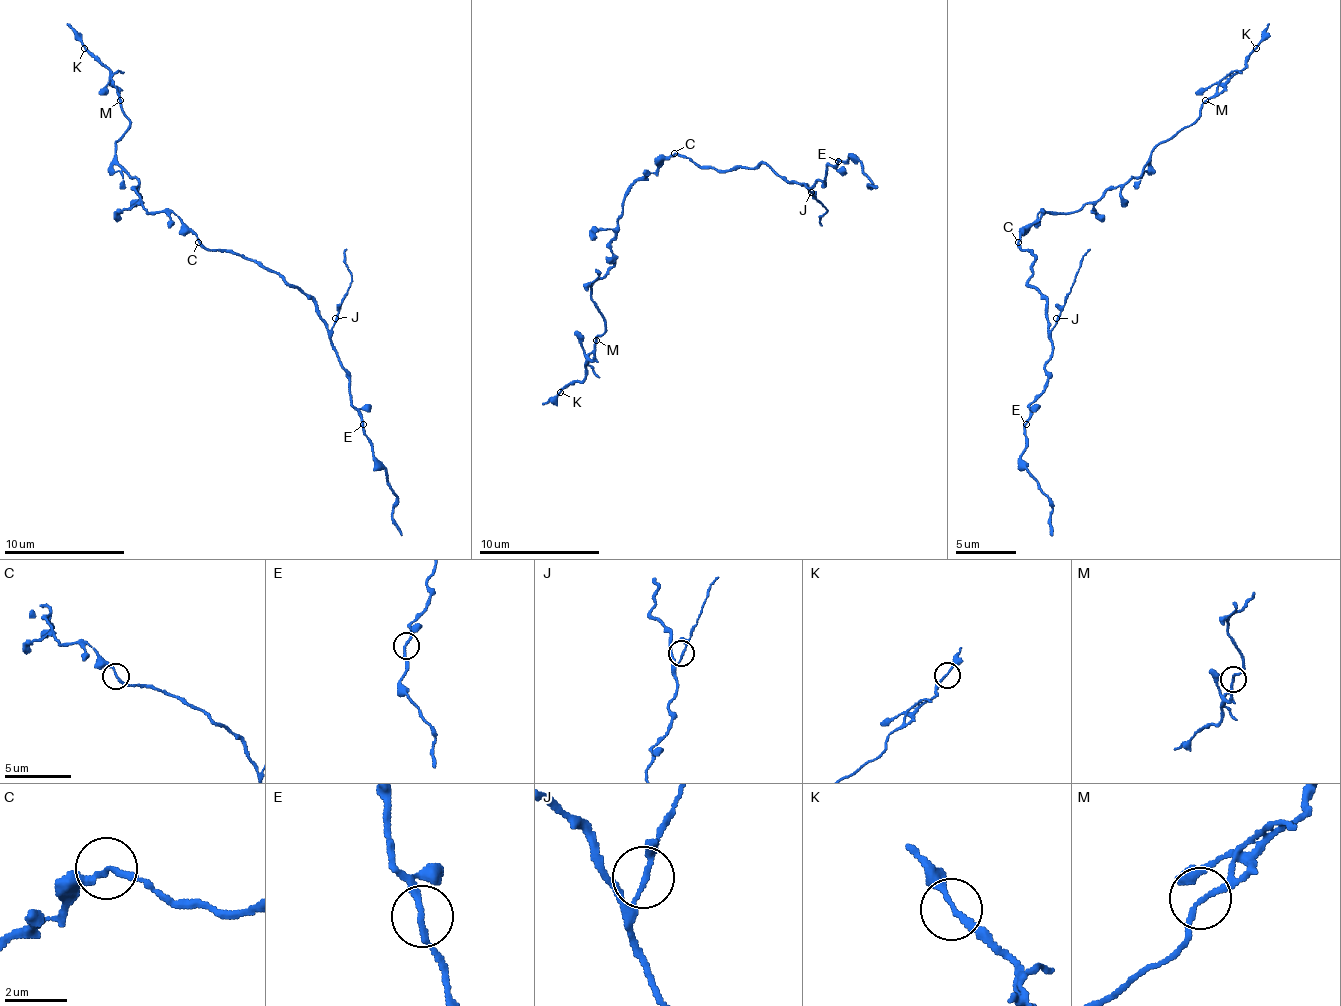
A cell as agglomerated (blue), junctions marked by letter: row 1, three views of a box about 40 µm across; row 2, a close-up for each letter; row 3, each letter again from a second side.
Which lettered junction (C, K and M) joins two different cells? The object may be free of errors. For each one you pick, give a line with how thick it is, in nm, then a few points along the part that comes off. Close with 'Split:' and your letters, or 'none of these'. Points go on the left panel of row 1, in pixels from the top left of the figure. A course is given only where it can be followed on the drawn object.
Split: none of these

